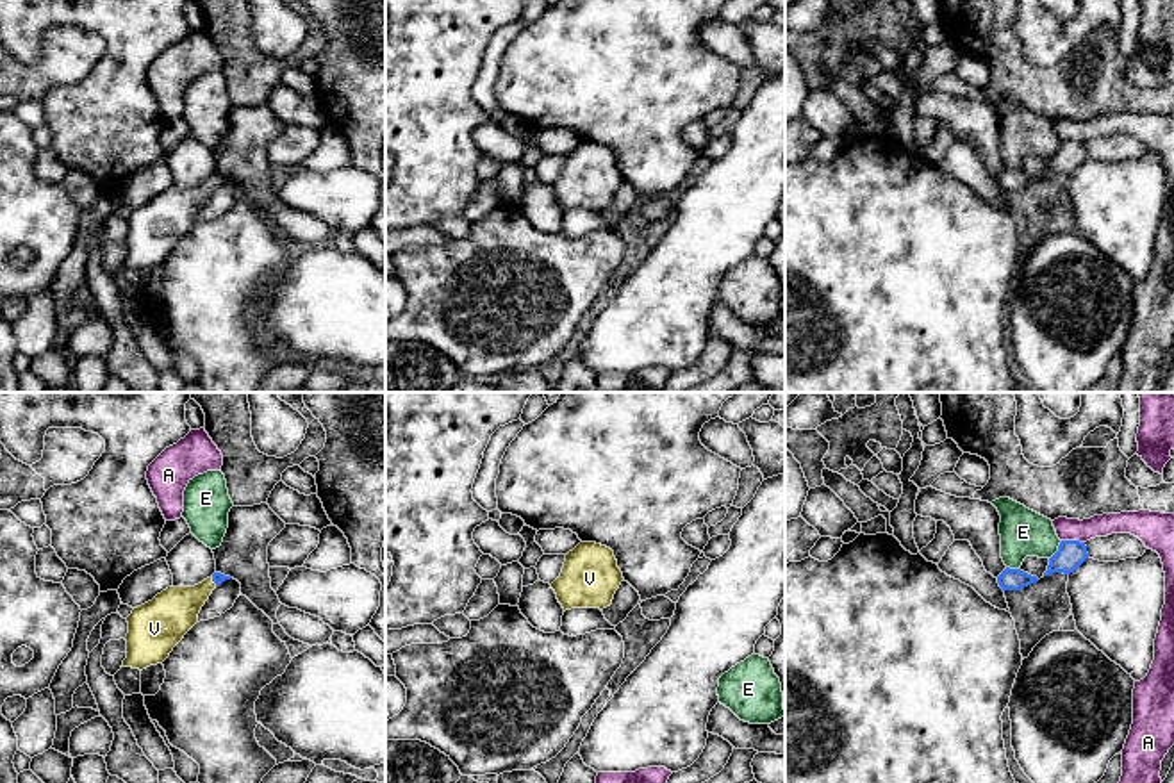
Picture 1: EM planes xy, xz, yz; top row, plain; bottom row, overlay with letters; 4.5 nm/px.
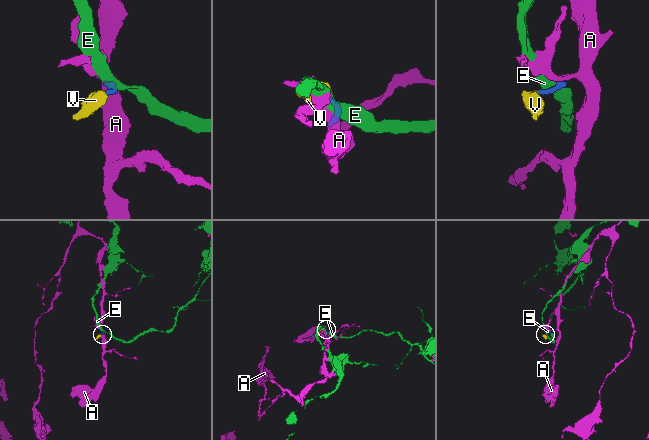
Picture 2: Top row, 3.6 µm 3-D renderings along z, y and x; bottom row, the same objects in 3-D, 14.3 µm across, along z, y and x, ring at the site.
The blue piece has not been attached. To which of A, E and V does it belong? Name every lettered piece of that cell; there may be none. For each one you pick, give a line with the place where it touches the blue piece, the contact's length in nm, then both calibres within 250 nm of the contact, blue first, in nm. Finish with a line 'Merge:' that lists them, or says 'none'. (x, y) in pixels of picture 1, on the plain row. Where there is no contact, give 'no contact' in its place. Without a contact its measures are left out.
V: meets blue in xy at (213, 181); contact 50 nm long; 60 nm thick on the blue side, 220 nm on the other
Merge: V

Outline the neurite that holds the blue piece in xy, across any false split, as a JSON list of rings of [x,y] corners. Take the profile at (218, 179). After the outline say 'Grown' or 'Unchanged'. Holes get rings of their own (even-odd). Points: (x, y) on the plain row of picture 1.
[[[214,173],[194,187],[168,187],[127,218],[127,259],[121,268],[146,269],[162,264],[184,235],[198,223],[198,214],[212,191],[230,177]]]. Grown

